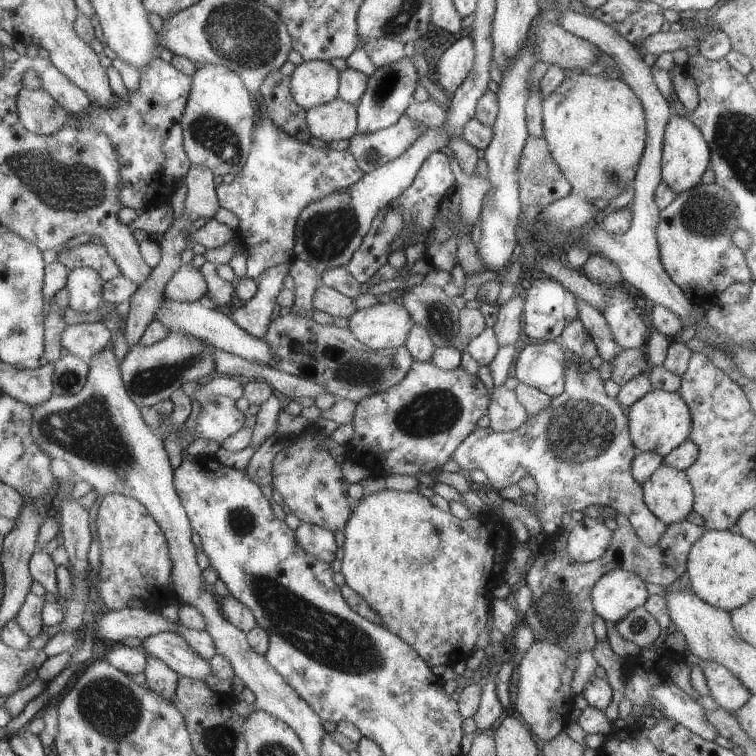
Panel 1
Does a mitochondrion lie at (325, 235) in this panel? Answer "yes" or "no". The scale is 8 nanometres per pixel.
yes

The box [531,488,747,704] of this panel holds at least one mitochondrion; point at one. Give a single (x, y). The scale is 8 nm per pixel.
(639, 626)

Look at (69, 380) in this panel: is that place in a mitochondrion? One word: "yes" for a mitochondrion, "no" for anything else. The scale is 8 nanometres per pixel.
yes

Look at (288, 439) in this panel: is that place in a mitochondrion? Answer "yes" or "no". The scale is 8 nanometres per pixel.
no

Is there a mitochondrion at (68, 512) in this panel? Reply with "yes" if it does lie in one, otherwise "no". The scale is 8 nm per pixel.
no

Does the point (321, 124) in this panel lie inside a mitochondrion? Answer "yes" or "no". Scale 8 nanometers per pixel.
no

